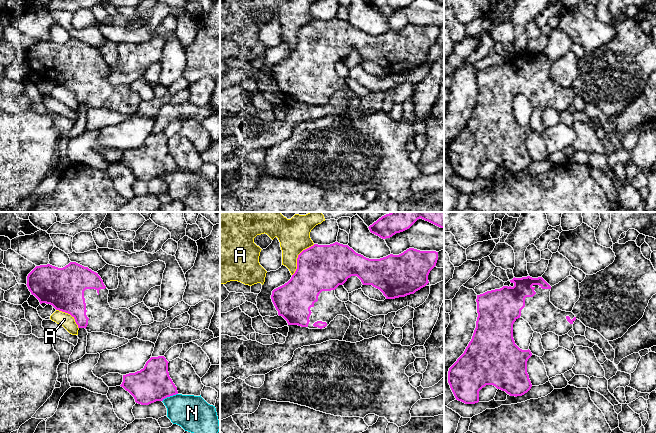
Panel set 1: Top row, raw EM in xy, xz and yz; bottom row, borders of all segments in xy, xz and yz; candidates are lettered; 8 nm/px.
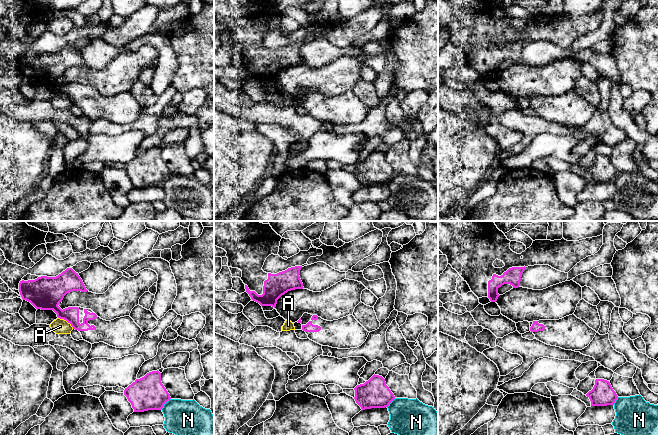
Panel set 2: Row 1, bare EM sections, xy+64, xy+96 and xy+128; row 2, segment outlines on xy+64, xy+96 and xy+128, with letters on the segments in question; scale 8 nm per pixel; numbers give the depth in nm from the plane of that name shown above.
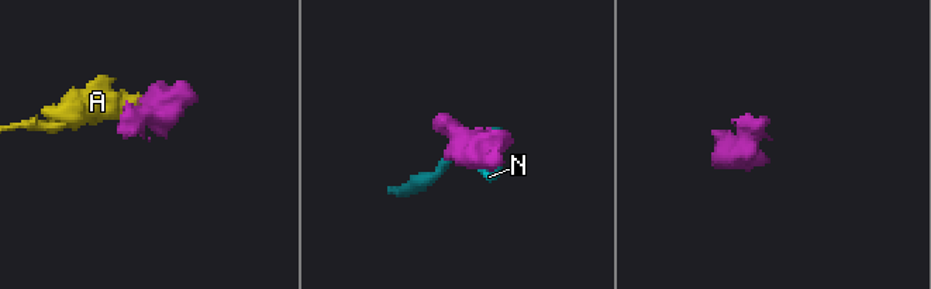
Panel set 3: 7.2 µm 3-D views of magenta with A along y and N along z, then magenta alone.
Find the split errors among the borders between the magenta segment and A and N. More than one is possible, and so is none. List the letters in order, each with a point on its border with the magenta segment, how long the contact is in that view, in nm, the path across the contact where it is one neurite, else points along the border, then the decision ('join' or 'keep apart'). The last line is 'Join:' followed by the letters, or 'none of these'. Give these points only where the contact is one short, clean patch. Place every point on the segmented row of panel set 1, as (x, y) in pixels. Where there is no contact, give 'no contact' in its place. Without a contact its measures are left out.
A: xz (298, 257) | 320 nm | keep apart
N: xy (169, 396) | 140 nm | keep apart
Join: none of these

